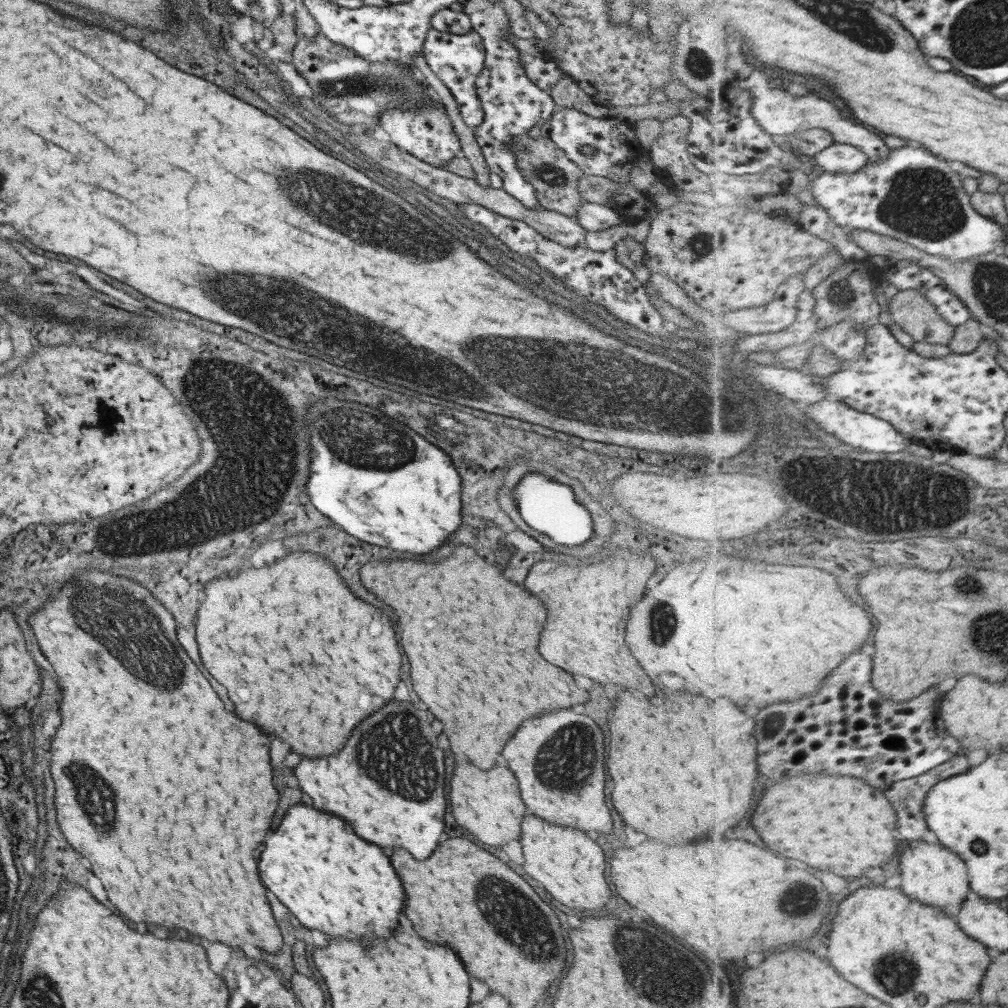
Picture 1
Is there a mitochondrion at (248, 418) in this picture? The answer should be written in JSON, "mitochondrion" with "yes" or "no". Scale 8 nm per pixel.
{"mitochondrion":"yes"}

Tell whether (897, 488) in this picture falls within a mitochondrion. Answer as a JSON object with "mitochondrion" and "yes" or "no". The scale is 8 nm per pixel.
{"mitochondrion":"yes"}

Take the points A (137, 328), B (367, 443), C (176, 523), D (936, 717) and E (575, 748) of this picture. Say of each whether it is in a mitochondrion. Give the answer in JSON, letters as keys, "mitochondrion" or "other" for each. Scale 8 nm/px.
{"A":"mitochondrion","B":"mitochondrion","C":"mitochondrion","D":"other","E":"mitochondrion"}

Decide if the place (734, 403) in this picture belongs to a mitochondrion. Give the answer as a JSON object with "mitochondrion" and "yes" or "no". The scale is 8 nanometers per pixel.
{"mitochondrion":"yes"}

